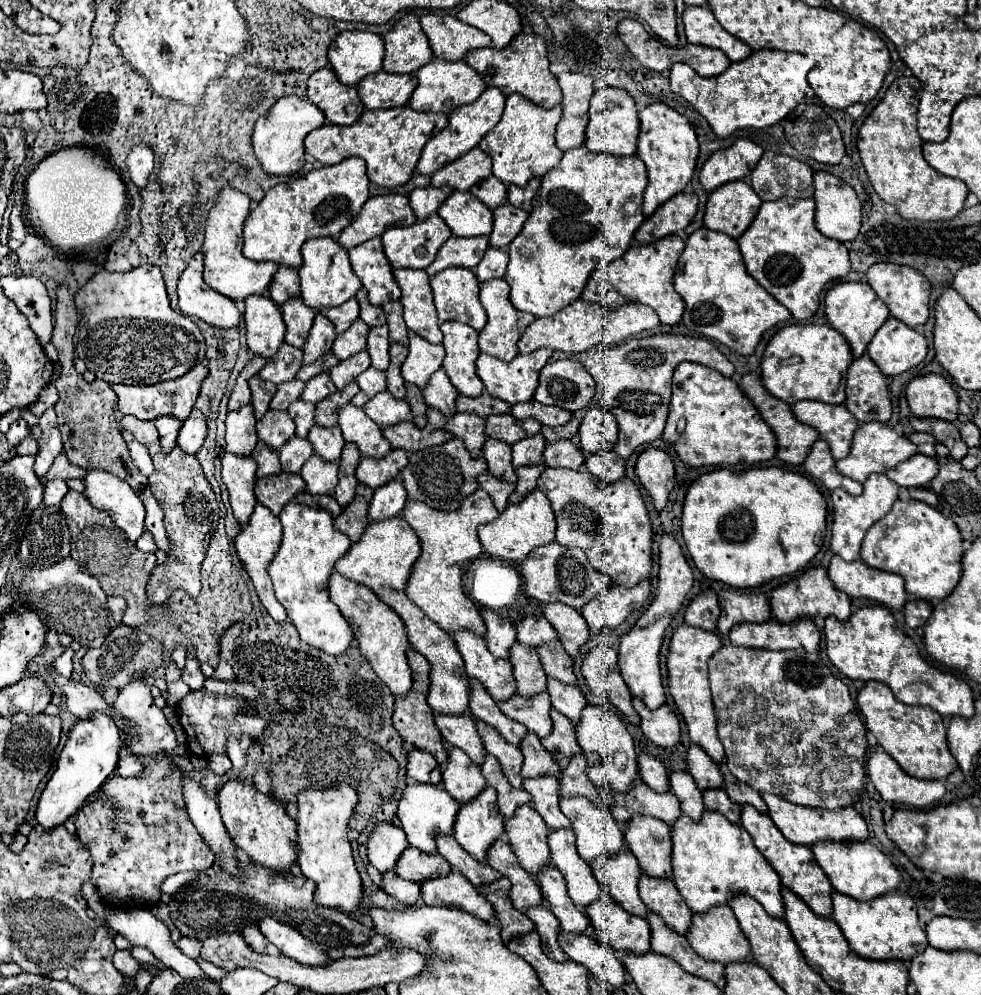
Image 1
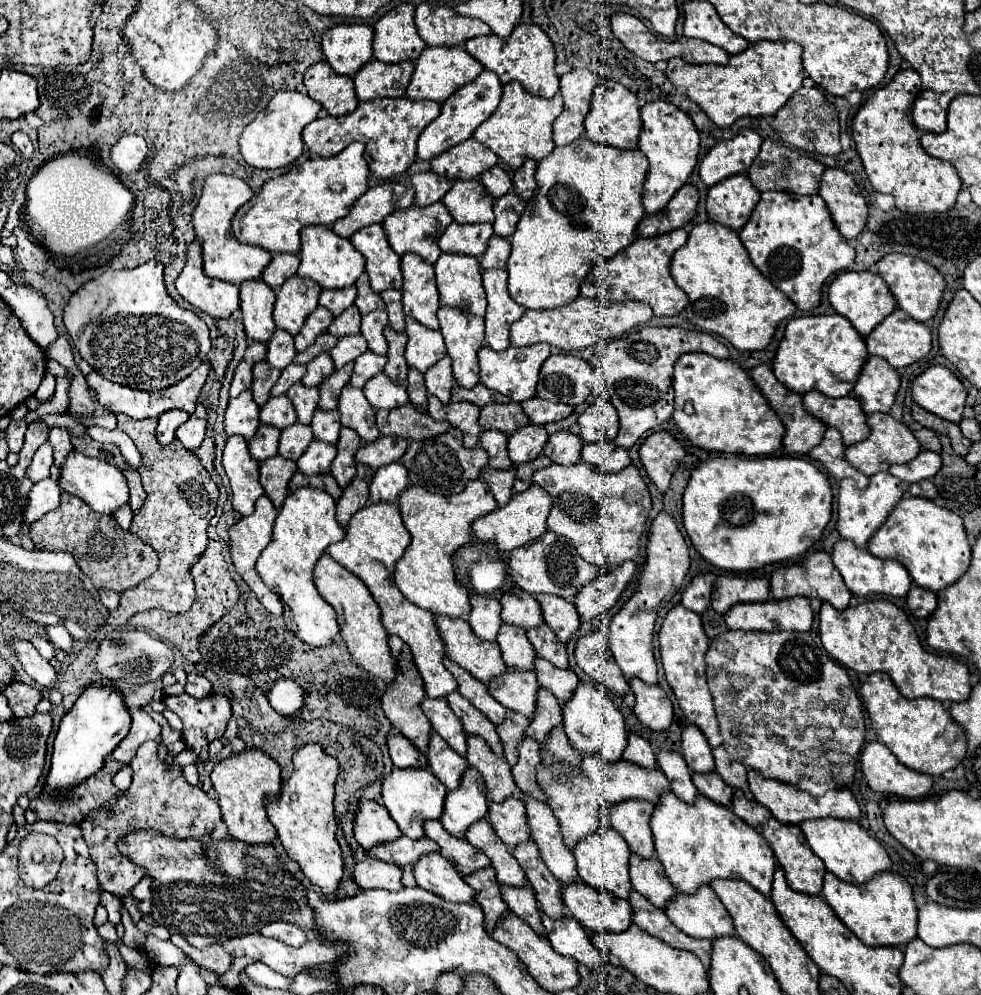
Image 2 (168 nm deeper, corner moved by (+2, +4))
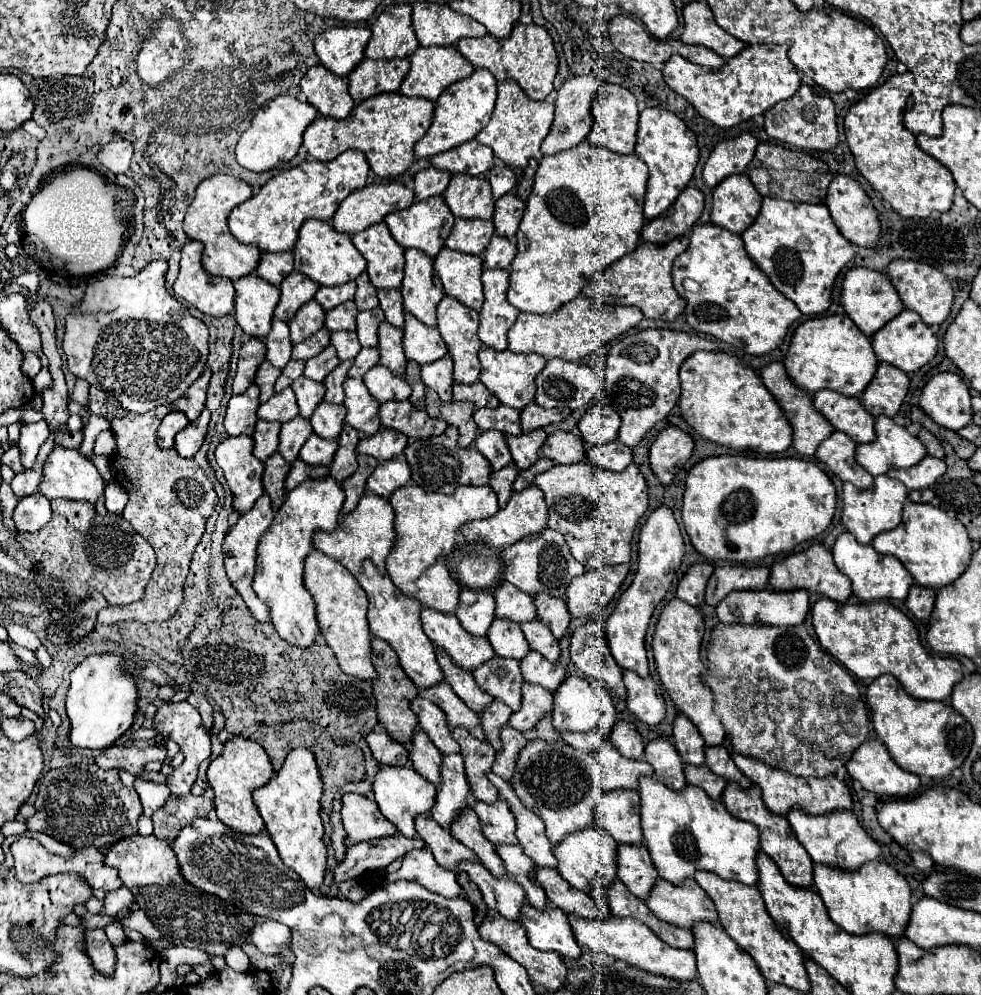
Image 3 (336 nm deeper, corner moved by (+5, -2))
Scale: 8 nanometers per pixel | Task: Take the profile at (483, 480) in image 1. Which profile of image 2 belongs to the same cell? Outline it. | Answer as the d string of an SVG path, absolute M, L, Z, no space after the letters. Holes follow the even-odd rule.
M486 466L486 468L482 468L482 480L490 486L490 492L496 498L498 506L504 506L506 502L510 502L510 496L512 496L516 468L512 466L510 470L494 470L494 468Z

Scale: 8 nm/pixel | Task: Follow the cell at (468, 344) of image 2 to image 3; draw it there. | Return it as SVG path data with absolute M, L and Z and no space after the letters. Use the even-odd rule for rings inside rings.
M445 296L439 306L437 306L437 328L441 332L441 338L447 342L449 346L449 354L453 356L455 362L455 372L453 378L455 382L463 382L463 384L473 384L479 380L479 372L481 372L481 364L479 364L479 350L481 350L481 340L477 336L477 328L479 328L479 312L463 306L457 298Z

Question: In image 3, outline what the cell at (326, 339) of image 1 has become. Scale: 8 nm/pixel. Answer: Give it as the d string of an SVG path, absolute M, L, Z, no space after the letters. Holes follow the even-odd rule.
M313 300L307 302L301 310L297 310L293 320L289 320L291 342L297 344L303 338L309 338L311 334L315 334L315 330L323 326L323 322L325 322L325 310Z

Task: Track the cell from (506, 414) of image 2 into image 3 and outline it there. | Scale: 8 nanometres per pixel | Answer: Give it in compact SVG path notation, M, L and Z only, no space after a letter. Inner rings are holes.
M509 406L479 408L473 414L479 430L499 430L503 434L521 434L519 410Z

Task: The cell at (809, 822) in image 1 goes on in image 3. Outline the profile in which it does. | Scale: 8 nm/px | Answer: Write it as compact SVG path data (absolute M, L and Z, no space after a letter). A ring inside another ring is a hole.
M727 736L723 740L723 746L729 750L735 766L745 776L749 776L749 780L753 784L761 786L761 790L763 790L763 802L765 802L765 806L771 812L775 812L775 814L787 814L789 808L793 808L793 806L799 806L799 808L803 808L809 814L825 814L825 812L833 812L833 810L851 810L851 792L845 786L845 782L841 782L839 778L835 778L835 776L827 776L827 778L795 776L791 772L771 768L771 766L767 766L761 760L755 760L755 758L731 752L731 740Z

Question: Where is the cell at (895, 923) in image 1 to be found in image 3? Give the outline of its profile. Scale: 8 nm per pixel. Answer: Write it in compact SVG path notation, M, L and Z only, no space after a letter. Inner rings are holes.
M883 860L867 862L853 874L831 870L831 866L813 866L813 884L823 898L831 920L851 934L883 932L891 938L903 936L911 916L911 890L907 880Z

